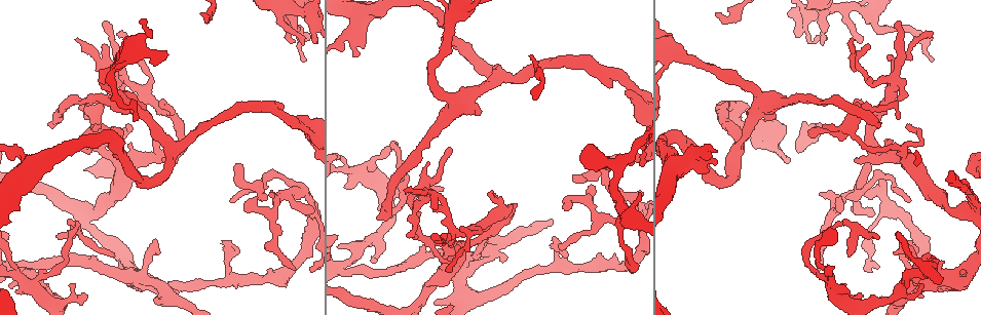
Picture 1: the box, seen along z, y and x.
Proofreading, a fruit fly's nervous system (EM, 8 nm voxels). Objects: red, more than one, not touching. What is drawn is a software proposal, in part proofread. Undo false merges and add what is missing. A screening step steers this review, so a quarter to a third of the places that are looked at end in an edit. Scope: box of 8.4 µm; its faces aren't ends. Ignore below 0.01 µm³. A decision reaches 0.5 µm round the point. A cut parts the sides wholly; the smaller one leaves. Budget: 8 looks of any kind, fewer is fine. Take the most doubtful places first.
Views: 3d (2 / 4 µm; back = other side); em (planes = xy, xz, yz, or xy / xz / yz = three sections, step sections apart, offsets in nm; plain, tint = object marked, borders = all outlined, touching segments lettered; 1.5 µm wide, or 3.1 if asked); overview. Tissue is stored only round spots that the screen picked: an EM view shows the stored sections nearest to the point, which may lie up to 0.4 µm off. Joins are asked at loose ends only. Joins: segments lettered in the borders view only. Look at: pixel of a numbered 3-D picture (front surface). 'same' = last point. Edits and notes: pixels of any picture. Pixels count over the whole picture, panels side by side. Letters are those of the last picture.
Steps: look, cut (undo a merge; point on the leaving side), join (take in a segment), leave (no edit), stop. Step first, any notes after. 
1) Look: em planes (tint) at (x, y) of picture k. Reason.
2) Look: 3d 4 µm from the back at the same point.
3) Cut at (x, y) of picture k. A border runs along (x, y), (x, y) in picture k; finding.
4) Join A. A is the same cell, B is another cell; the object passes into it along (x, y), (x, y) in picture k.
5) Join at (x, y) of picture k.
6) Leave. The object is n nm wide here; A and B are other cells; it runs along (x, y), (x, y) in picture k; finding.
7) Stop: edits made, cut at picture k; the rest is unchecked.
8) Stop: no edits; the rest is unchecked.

Look: em planes (borders) at (817, 123) of picture 1. End of a long branch.

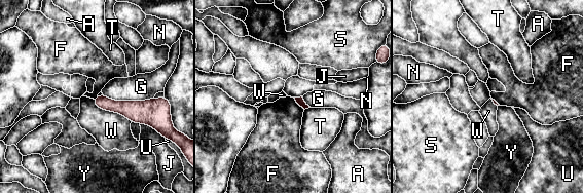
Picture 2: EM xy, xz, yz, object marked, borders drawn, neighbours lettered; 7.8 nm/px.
Leave. A, F, G, J, N, S, T, U, W and Y are other cells; a border runs along (293, 98), (304, 109) in picture 2; no lettered segment goes on from it.

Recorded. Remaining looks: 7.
Look: 3d 4 µm at (170, 152) of picture 1. A narrow waist.

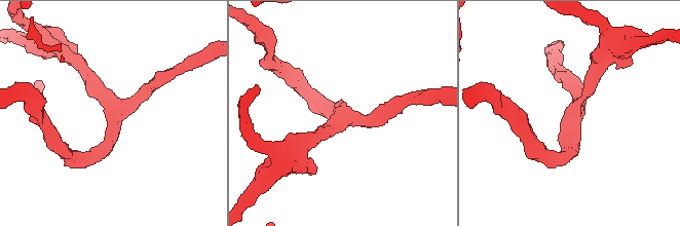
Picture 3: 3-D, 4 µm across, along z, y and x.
Look: em yz step 8 (borders) at (348, 115) of picture 3. 3 arms meet here; the arms are 220, 240, 260 nm wide.

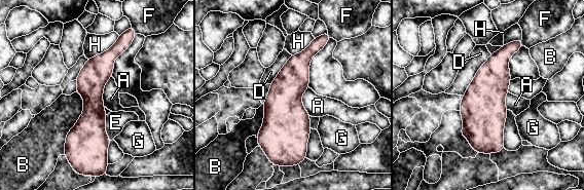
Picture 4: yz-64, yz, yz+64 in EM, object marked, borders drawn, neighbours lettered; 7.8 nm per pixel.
Look: em planes (borders) at the same point. Cut it another way.

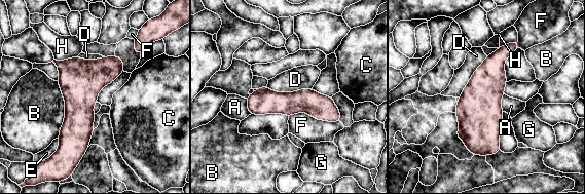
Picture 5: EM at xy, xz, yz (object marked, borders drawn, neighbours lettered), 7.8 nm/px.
Leave. A, B, C, D, E, F, G and H are other cells; a border runs along (504, 93), (501, 100), (503, 111) in picture 5; one cell here.

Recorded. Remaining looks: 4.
Look: em xy step 4 (tint) at (87, 117) of picture 1. Free end.

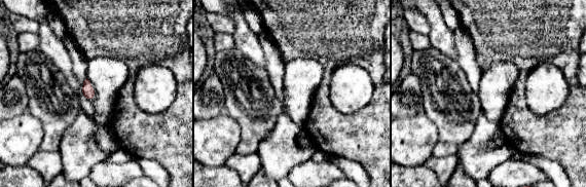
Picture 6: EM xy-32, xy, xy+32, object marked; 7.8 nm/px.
Look: em planes (borders) at the same point. Cut it another way.

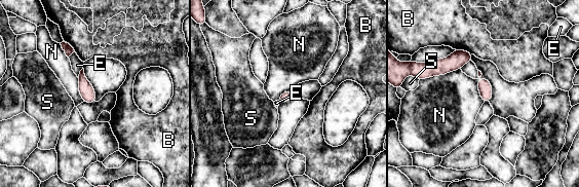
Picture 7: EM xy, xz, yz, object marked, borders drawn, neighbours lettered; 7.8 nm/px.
Leave. The object is 80 nm wide here; B, E, N and S are other cells; a border runs along (460, 69), (419, 80) in picture 7; no lettered segment goes on from it.

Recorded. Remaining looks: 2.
Stop: no edits; the rest is unchecked.

